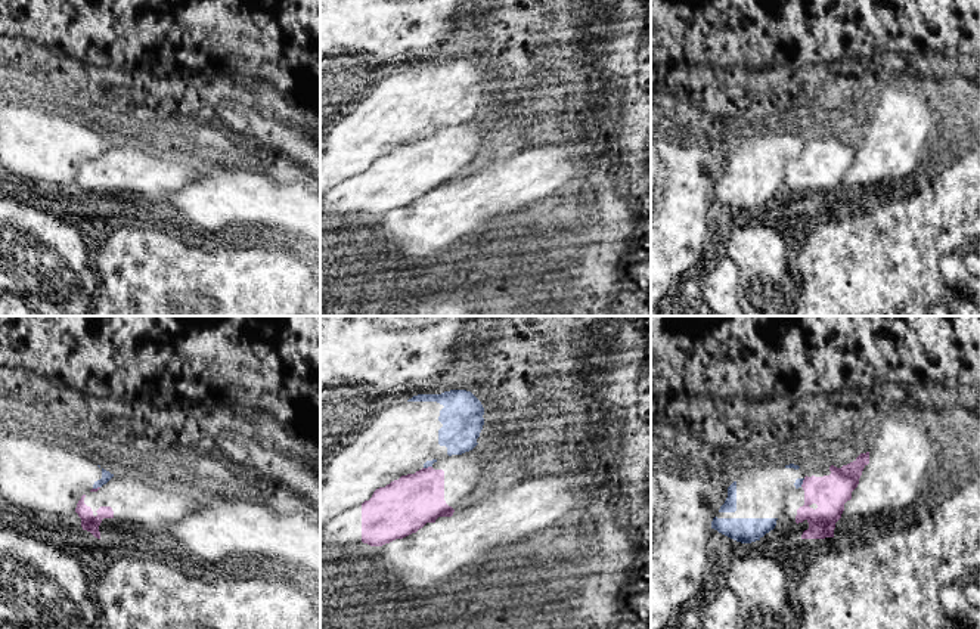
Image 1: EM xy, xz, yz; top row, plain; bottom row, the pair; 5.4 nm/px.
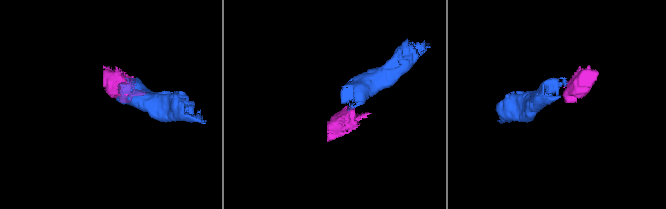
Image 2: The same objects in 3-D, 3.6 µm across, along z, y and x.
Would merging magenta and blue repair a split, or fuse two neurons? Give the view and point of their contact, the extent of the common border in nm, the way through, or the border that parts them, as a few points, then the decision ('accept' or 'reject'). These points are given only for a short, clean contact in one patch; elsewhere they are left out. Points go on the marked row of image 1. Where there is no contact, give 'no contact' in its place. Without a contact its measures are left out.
xz (428, 467) | 50 nm | along xz (431, 465), (424, 468) | reject

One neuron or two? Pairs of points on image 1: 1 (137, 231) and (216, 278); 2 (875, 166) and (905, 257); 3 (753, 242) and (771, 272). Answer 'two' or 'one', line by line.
1: one
2: two
3: one

